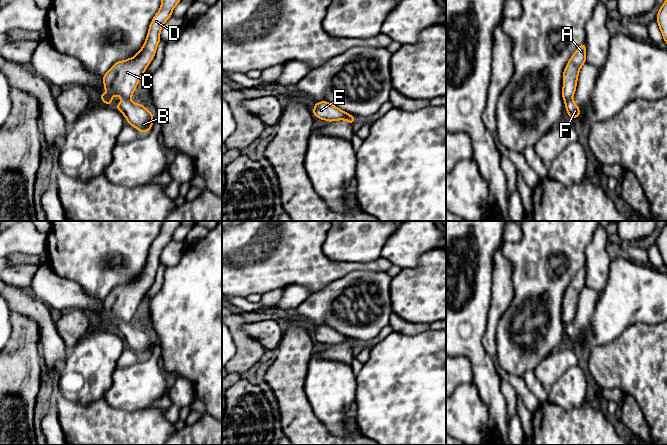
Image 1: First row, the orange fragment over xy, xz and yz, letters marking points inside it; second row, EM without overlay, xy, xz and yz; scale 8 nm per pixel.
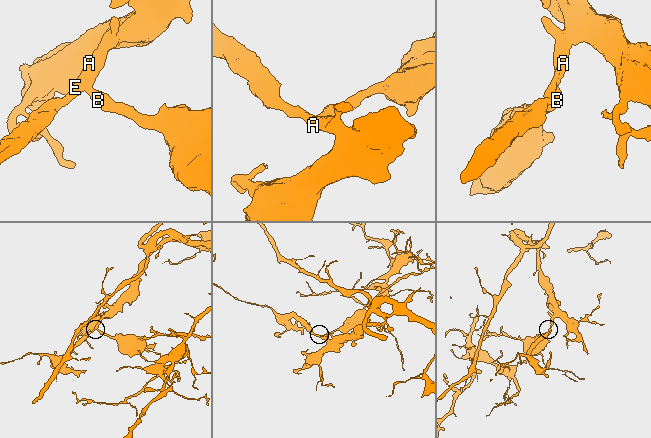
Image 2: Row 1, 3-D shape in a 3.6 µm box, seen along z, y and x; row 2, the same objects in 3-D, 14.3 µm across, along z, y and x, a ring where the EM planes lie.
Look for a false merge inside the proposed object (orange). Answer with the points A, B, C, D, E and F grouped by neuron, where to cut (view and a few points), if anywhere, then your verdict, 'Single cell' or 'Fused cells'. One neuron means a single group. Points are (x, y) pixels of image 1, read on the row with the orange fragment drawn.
Groups: A C D E / B F. Split along xy (123, 98), (129, 99). Fused cells

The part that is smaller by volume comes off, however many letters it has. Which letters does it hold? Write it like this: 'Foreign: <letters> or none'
Foreign: B, F

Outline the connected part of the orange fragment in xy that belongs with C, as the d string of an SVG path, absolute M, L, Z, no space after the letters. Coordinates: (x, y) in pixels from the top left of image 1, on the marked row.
M161 0L161 7L157 14L152 19L147 38L144 42L144 46L140 49L140 51L132 58L129 58L124 61L116 62L103 76L104 89L108 92L107 94L99 93L100 99L103 100L104 104L112 104L112 97L117 95L122 99L130 99L132 94L134 93L138 82L143 76L145 69L148 67L150 62L155 56L155 52L160 42L160 31L164 23L172 16L172 12L174 7L181 0Z

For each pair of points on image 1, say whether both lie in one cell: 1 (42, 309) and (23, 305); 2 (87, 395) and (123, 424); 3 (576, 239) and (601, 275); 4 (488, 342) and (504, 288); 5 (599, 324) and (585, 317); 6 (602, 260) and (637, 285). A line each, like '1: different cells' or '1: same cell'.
1: same cell
2: different cells
3: different cells
4: same cell
5: different cells
6: different cells

